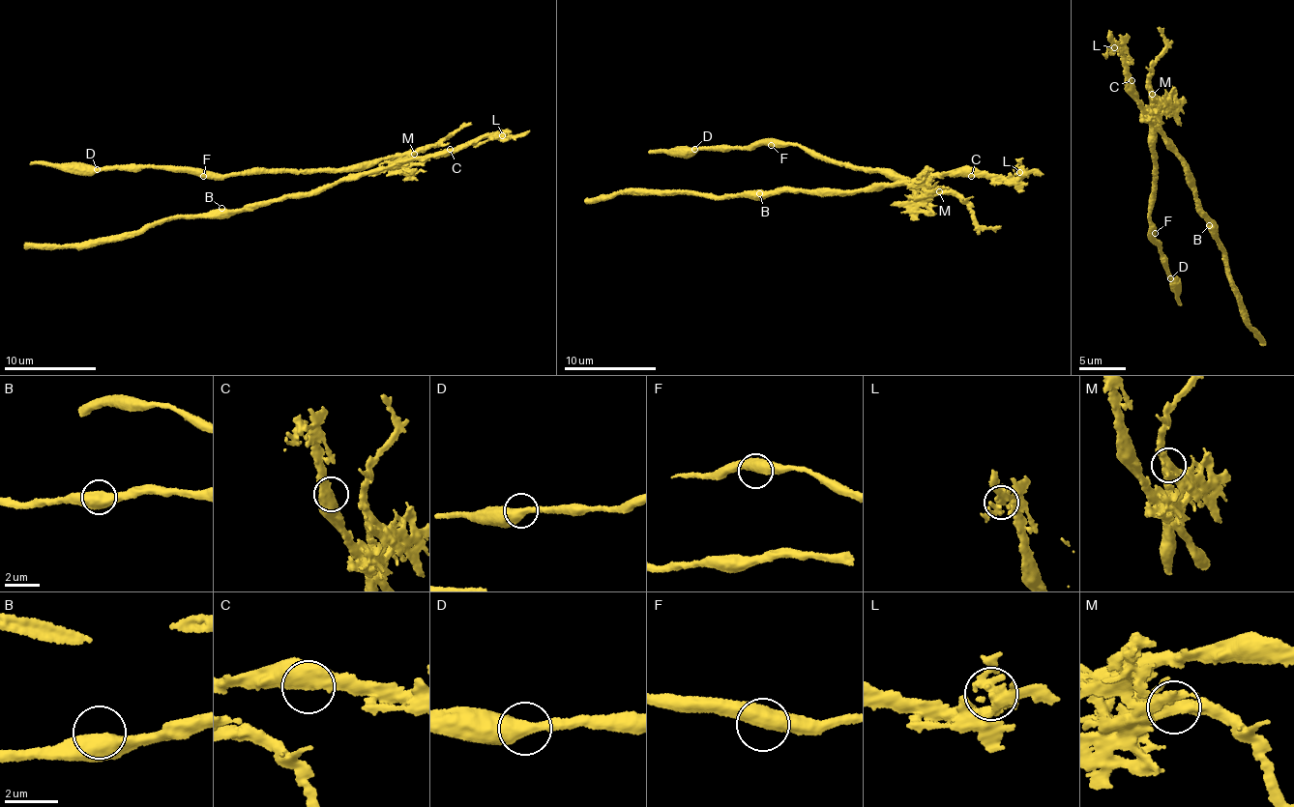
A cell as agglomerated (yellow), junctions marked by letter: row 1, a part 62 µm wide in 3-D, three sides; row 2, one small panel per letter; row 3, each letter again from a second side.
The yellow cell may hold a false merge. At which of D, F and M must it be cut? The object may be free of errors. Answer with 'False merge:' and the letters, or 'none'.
False merge: M

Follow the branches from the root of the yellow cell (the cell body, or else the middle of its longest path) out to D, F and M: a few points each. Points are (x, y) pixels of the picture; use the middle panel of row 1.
D: (896, 185), (902, 182), (877, 171), (866, 173), (822, 161), (791, 144), (694, 149)
F: (896, 185), (902, 182), (890, 179), (877, 171), (866, 173), (822, 161), (791, 144), (775, 148), (771, 145)
M: (896, 185), (905, 182), (927, 193), (937, 189), (940, 192)

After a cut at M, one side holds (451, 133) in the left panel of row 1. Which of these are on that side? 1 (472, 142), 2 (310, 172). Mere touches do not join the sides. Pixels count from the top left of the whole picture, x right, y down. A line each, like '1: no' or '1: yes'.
1: no
2: yes

